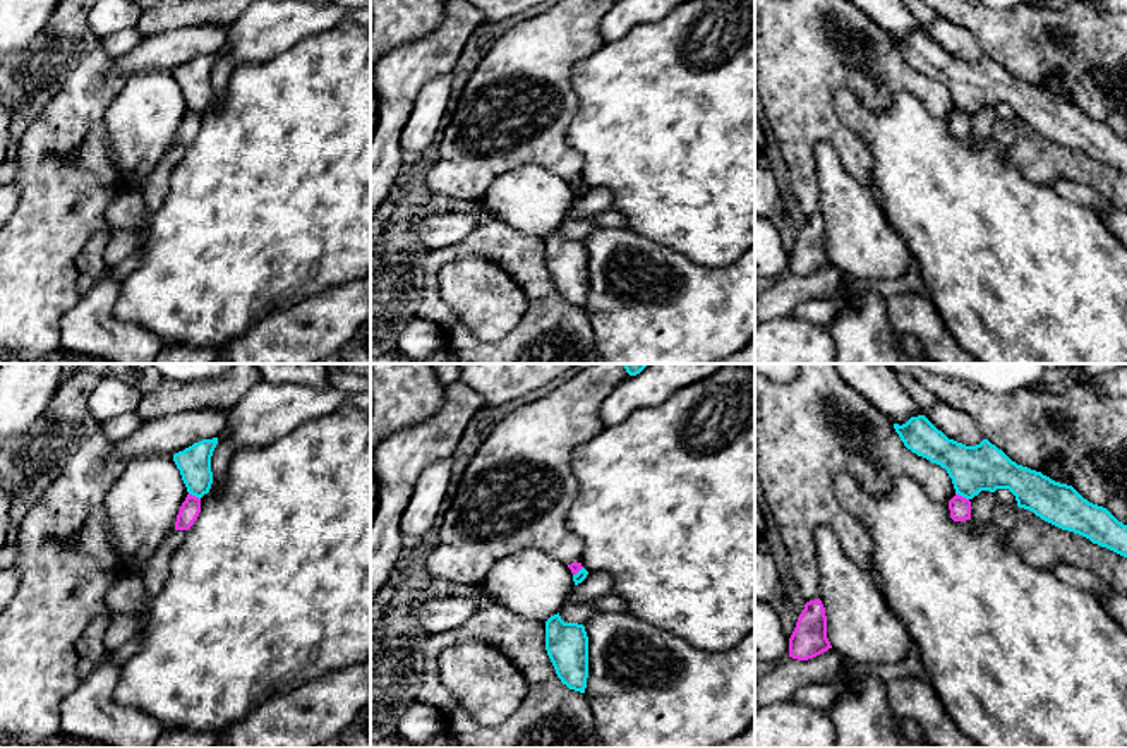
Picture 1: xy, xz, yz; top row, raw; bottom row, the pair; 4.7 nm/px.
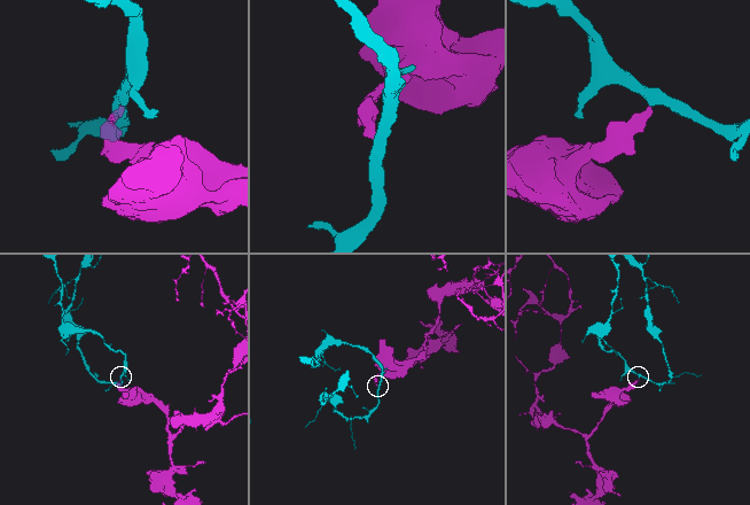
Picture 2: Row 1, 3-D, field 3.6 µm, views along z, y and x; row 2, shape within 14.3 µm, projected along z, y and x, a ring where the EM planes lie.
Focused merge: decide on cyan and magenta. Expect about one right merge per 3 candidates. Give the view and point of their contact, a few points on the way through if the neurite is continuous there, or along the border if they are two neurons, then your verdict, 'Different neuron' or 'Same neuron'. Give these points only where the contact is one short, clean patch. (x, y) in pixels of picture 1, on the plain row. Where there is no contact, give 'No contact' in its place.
Touches cyan at yz (963, 112). Boundary: yz (956, 108), (968, 115). Different neuron

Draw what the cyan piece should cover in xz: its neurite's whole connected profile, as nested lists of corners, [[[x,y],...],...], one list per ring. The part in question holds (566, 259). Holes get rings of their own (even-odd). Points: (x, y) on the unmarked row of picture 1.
[[[557,230],[545,237],[545,266],[557,293],[570,305],[585,309],[588,293],[588,252],[583,240],[564,238]]]

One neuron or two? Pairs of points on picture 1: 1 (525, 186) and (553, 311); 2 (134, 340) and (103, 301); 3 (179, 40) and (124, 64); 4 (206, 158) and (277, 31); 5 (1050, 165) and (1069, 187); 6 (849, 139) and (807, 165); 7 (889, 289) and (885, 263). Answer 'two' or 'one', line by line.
1: two
2: one
3: one
4: two
5: two
6: one
7: two

